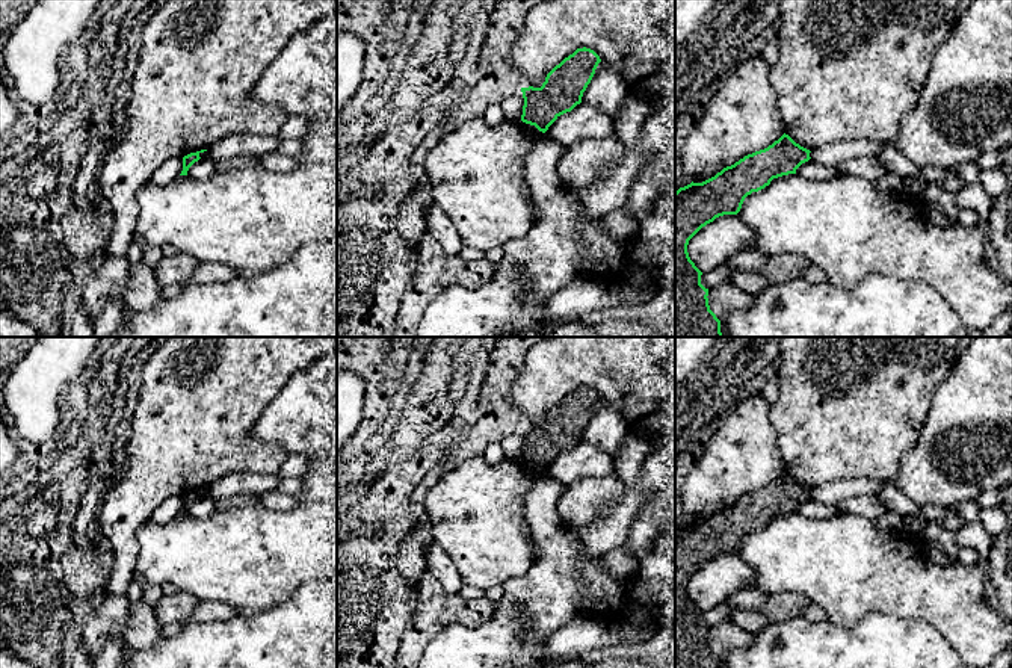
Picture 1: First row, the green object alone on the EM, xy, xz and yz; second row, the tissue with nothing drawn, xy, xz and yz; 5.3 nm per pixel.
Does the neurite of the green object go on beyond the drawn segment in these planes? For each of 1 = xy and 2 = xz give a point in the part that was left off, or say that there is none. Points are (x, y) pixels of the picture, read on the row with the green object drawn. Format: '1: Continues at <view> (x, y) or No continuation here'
1: No continuation here
2: No continuation here

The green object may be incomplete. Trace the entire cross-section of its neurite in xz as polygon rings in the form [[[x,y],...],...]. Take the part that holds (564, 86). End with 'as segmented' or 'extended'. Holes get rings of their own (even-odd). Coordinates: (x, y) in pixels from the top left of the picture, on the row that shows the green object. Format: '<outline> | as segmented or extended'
[[[577,48],[547,74],[541,88],[521,88],[521,121],[545,133],[560,115],[582,103],[600,62],[594,50]]] | as segmented

